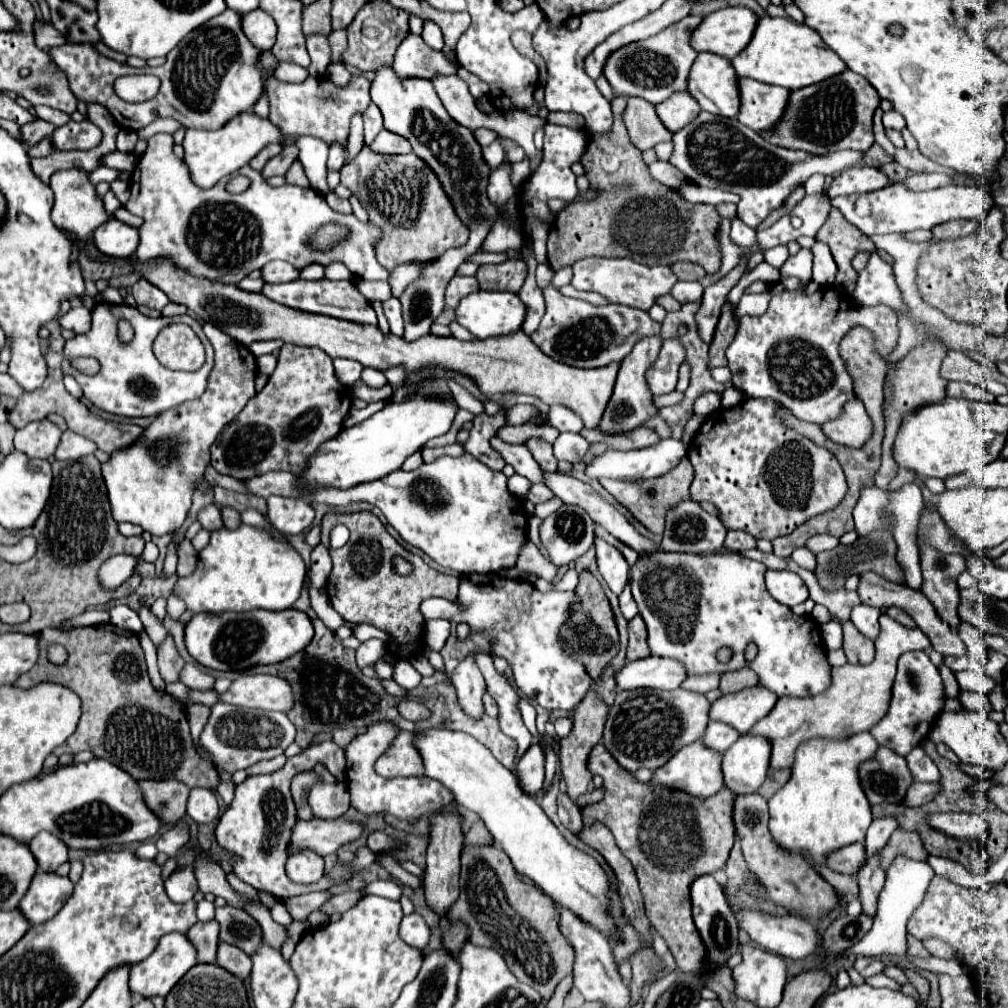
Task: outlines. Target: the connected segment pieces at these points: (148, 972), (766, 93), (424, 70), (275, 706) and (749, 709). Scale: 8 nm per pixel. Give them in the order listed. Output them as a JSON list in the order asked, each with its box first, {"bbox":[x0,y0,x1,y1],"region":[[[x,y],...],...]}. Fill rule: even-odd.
[{"bbox":[128,933,196,999],"region":[[[182,933],[164,935],[160,939],[158,947],[154,949],[154,953],[130,969],[130,979],[128,979],[130,993],[140,995],[144,999],[166,997],[170,993],[170,989],[182,979],[182,975],[194,965],[196,965],[196,949],[190,943],[190,939]]]},{"bbox":[738,79,790,133],"region":[[[740,79],[740,115],[738,121],[752,131],[770,133],[784,115],[790,91],[778,85],[760,83],[754,79]]]},{"bbox":[392,35,460,79],"region":[[[408,35],[398,47],[392,67],[398,77],[434,79],[436,75],[456,75],[460,65],[444,53],[430,49],[420,35]]]},{"bbox":[220,675,292,711],"region":[[[240,675],[232,681],[228,691],[220,693],[222,703],[248,709],[282,711],[292,709],[292,689],[276,675]]]},{"bbox":[710,685,778,733],"region":[[[762,685],[746,687],[738,693],[722,695],[712,703],[710,719],[732,725],[738,733],[748,733],[756,721],[766,717],[776,705],[778,697]]]}]

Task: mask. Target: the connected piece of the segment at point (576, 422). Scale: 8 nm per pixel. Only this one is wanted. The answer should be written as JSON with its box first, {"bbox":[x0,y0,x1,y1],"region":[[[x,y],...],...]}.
{"bbox":[548,405,584,433],"region":[[[552,405],[550,407],[548,423],[552,427],[556,427],[558,431],[574,431],[574,433],[578,433],[584,427],[580,417],[572,409],[568,409],[564,405]]]}

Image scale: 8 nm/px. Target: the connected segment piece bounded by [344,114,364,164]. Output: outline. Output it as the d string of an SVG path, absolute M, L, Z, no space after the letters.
M355 114L350 122L348 139L348 157L344 164L350 163L364 146L363 118L361 114Z

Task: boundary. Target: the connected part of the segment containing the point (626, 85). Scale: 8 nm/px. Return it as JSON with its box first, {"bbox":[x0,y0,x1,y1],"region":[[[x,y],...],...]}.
{"bbox":[604,15,702,105],"region":[[[688,15],[682,21],[666,27],[664,31],[660,31],[658,35],[654,35],[646,41],[630,43],[630,45],[614,51],[604,65],[604,77],[612,85],[614,93],[638,95],[638,97],[644,97],[646,101],[658,105],[658,103],[666,101],[672,93],[686,91],[690,67],[692,67],[694,59],[698,57],[698,51],[692,49],[692,45],[690,45],[690,35],[700,23],[702,23],[702,17]]]}

